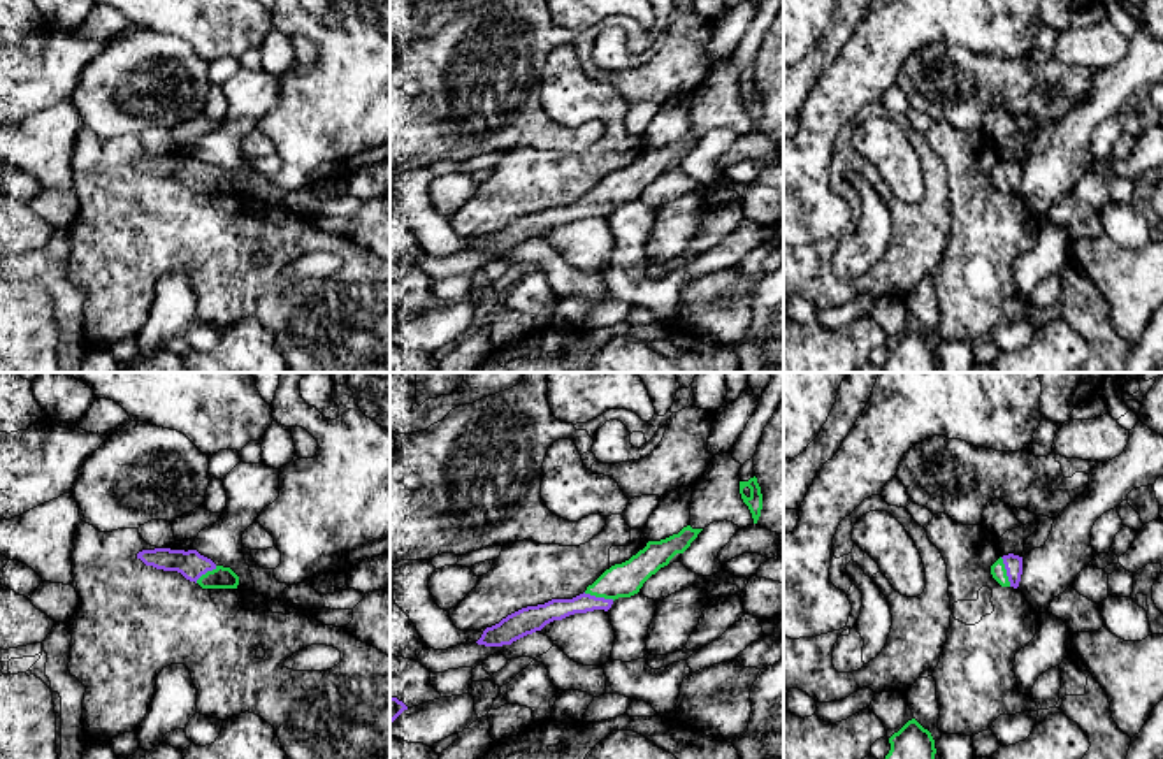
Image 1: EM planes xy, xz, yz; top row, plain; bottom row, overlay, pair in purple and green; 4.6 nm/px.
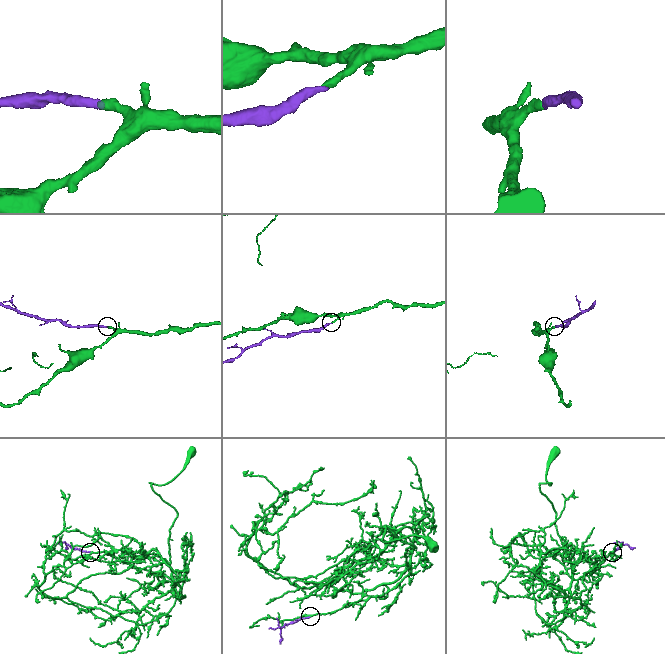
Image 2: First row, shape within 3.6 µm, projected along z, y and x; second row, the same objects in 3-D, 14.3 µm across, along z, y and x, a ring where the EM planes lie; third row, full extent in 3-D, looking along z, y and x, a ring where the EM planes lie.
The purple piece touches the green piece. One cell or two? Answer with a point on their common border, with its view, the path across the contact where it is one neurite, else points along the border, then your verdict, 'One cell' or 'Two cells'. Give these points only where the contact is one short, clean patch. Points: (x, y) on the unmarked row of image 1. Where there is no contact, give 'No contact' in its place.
Touches purple at xz (599, 204). Path across: xz (557, 215), (599, 204), (615, 188), (622, 187). One cell

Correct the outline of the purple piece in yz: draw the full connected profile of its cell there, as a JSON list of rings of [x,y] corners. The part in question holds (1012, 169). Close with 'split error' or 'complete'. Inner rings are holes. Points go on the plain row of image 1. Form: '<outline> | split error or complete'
[[[1014,160],[1000,163],[991,172],[991,181],[1001,193],[1017,195],[1022,181],[1022,163]]] | split error

